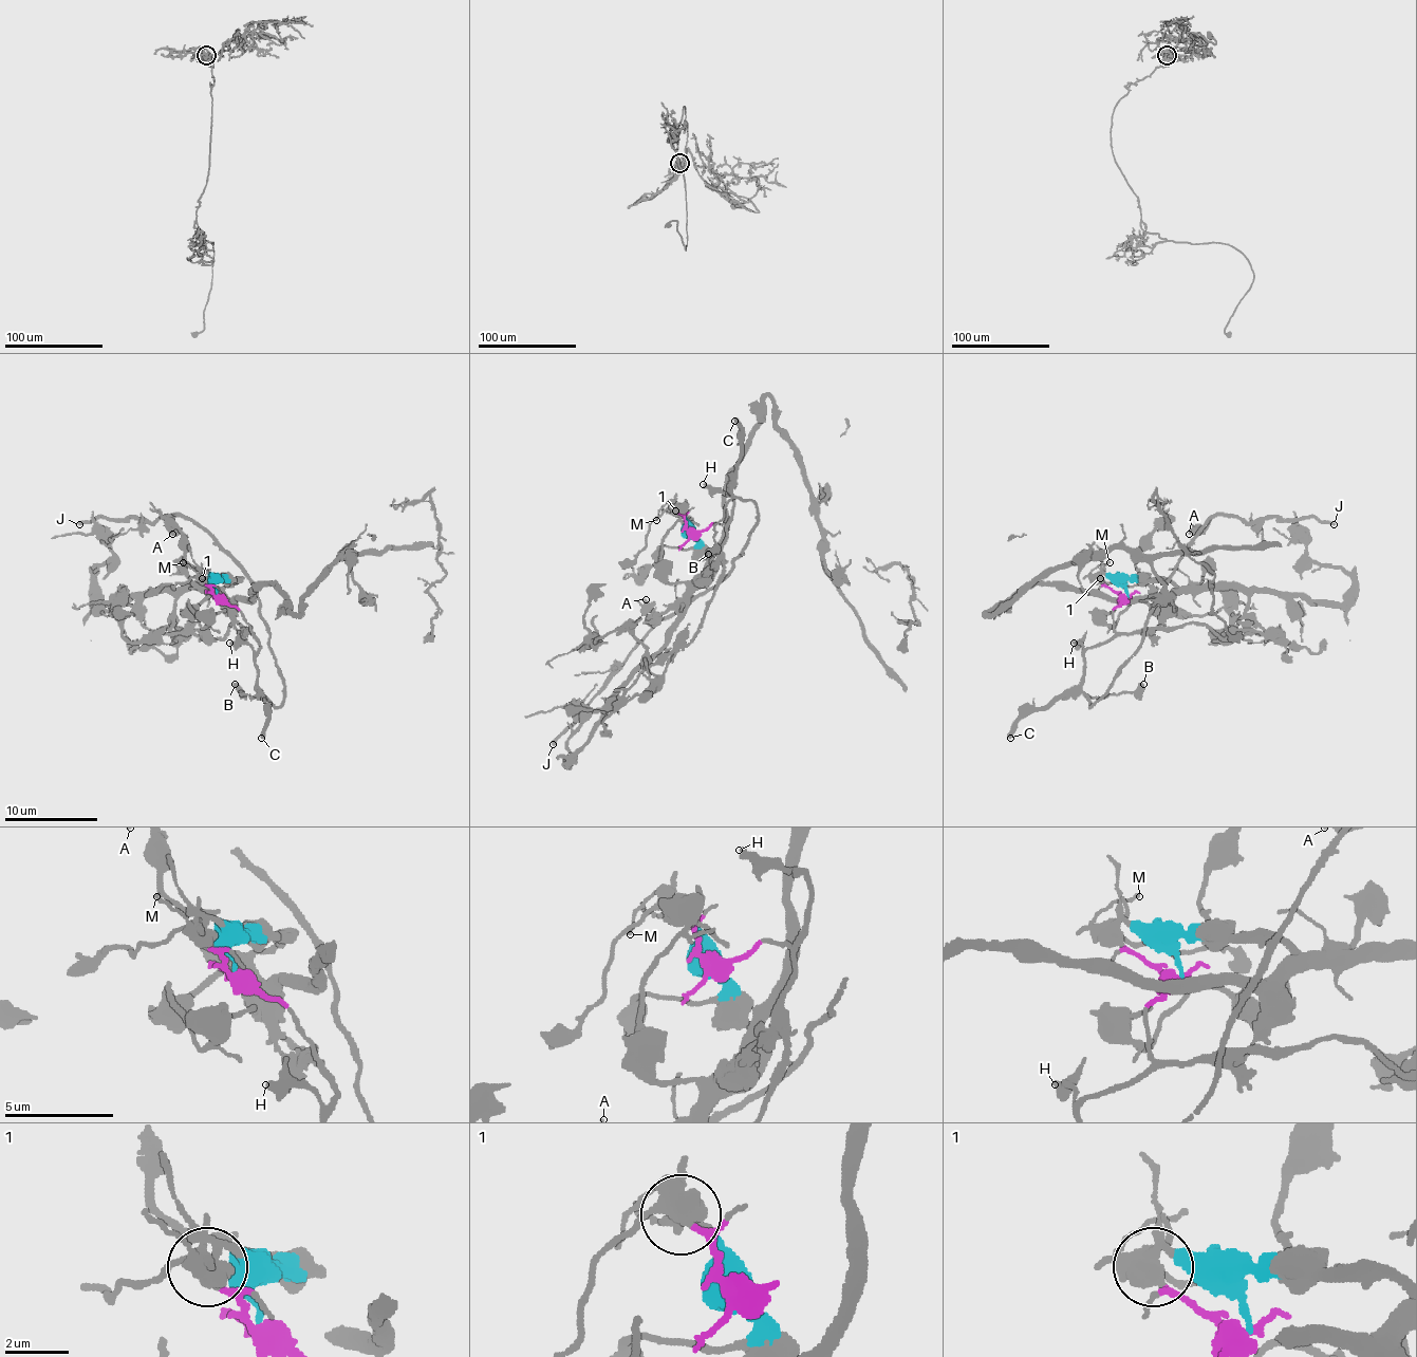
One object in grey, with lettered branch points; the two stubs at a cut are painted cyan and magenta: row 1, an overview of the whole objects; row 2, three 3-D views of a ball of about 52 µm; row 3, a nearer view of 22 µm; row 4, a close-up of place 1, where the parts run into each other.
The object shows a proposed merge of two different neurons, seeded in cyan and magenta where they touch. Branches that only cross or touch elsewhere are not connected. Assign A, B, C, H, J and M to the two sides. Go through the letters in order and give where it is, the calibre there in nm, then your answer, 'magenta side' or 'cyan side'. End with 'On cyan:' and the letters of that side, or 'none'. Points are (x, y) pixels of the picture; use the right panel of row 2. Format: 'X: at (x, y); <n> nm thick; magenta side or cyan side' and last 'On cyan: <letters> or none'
A: at (1189, 534); 440 nm thick; magenta side
B: at (1143, 684); 480 nm thick; magenta side
C: at (1010, 738); 380 nm thick; magenta side
H: at (1074, 643); 440 nm thick; magenta side
J: at (1334, 524); 280 nm thick; magenta side
M: at (1110, 562); 130 nm thick; magenta side
On cyan: none

